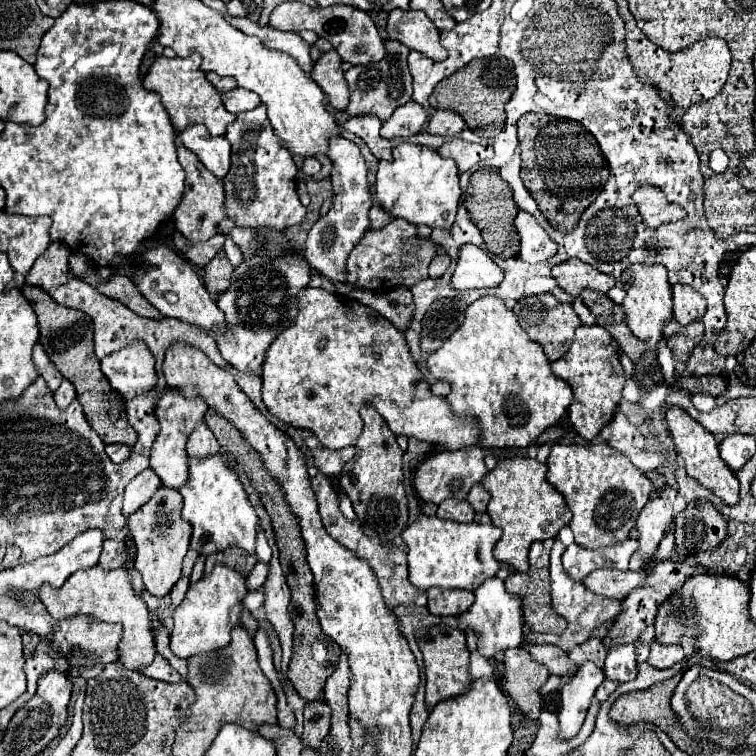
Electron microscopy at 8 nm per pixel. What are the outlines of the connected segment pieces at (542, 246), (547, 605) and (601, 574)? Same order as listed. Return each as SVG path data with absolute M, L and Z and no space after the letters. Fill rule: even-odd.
M521 210L517 214L515 228L521 236L521 254L519 254L521 260L537 264L557 254L557 244L549 238L549 234L545 234L541 224L529 212Z
M533 542L529 550L529 572L513 572L505 578L505 588L509 594L515 594L523 600L523 618L531 632L551 632L551 634L563 634L567 628L567 622L563 616L559 616L551 608L551 596L549 596L549 550L543 546L543 542Z
M595 570L585 578L585 586L607 598L623 600L631 590L645 586L647 572L619 572L619 570Z

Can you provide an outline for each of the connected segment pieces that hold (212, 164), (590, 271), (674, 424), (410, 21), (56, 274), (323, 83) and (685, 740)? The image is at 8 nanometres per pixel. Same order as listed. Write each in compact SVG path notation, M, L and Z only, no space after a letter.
M193 124L193 126L187 126L183 132L179 132L179 140L217 178L223 178L229 172L231 146L225 136L211 136L209 130L205 130L205 126Z
M567 260L553 266L553 278L571 296L579 296L585 288L593 288L595 292L607 294L609 288L615 286L613 276L603 274L581 260Z
M669 408L665 414L669 432L673 436L675 442L675 452L679 458L683 458L685 462L685 470L691 478L695 478L701 486L709 488L717 498L721 498L725 504L733 506L739 500L739 480L735 478L735 472L729 470L729 466L721 460L719 456L719 448L717 448L717 440L697 422L693 420L685 410L681 408Z
M393 10L387 20L387 34L391 40L429 56L431 60L447 58L447 50L439 42L439 30L423 12Z
M53 242L33 264L31 272L27 274L29 286L39 286L45 292L51 292L55 286L61 286L69 280L69 258L71 250L65 248L61 242Z
M335 50L323 52L319 60L313 64L311 78L321 86L325 92L329 104L335 110L345 110L349 104L349 90L343 78L343 68L341 68L341 58Z
M681 672L675 674L675 678L669 678L667 682L655 684L655 686L651 686L651 688L647 688L647 690L629 692L629 694L619 696L619 698L613 702L611 710L609 710L611 720L615 720L615 722L621 724L621 726L633 726L633 724L639 724L639 722L651 722L651 724L659 726L663 732L667 732L667 736L669 736L683 752L693 754L693 752L699 748L699 742L697 742L697 740L691 740L691 738L683 732L677 716L673 714L673 710L671 710L671 706L669 706L671 694L673 694L673 690L675 690L675 686L677 686L679 680L681 680Z

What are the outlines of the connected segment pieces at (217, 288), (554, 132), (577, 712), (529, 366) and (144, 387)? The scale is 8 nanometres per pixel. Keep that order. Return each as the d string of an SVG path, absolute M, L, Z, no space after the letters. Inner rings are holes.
M219 252L209 266L205 266L205 288L217 298L229 288L229 282L233 282L233 268L225 258L225 252Z
M525 114L519 118L519 146L521 146L521 158L523 158L521 178L525 188L531 192L531 196L539 204L539 210L557 230L571 232L581 212L585 212L585 206L589 206L597 198L597 194L603 190L609 178L609 164L595 136L589 130L585 130L583 124L573 122L569 118L557 118L547 114Z
M585 662L561 688L561 712L559 712L561 738L569 740L579 732L585 720L587 708L595 696L595 690L603 680L605 680L603 670L597 668L593 662Z
M483 296L467 308L461 330L453 332L453 336L429 356L427 368L437 380L451 382L451 394L447 396L447 402L463 420L477 420L483 448L527 448L541 432L553 426L573 402L571 388L553 376L543 348L527 336L515 314L497 296Z
M133 342L119 352L105 356L101 360L101 370L123 400L133 400L135 396L153 390L157 384L155 358L143 342Z

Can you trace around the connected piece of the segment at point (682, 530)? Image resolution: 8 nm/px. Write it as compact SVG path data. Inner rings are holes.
M693 500L675 516L675 550L679 556L695 556L713 550L727 536L727 520L707 500Z

